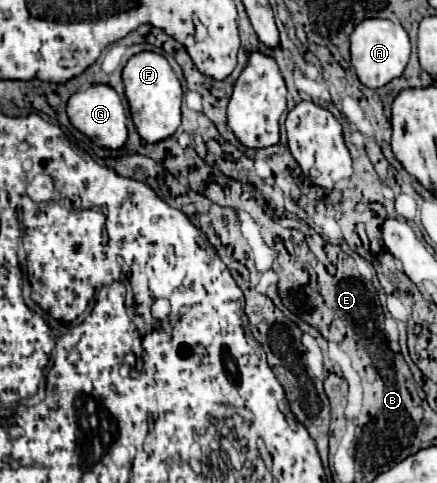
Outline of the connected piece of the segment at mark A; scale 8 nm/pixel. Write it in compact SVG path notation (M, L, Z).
M372 18L360 22L354 32L350 34L350 52L352 52L352 66L356 70L358 80L368 88L382 88L394 78L404 74L404 68L410 58L410 38L400 22Z

